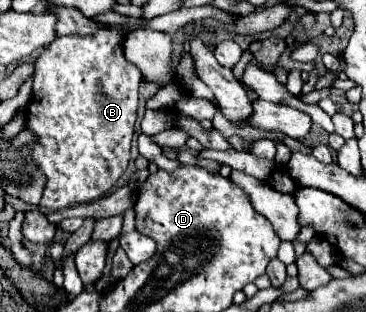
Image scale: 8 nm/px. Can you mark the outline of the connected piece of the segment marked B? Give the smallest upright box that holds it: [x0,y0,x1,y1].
[25,25,141,211]

